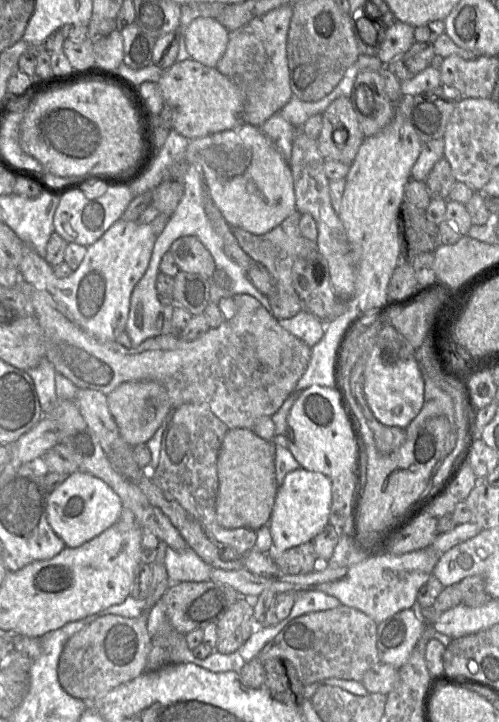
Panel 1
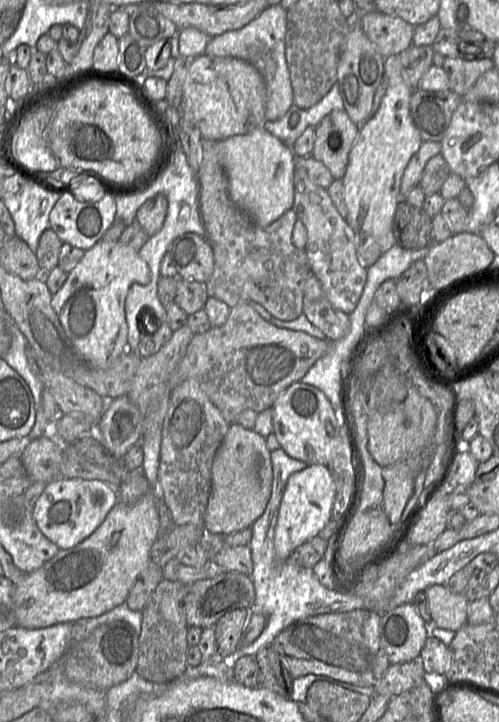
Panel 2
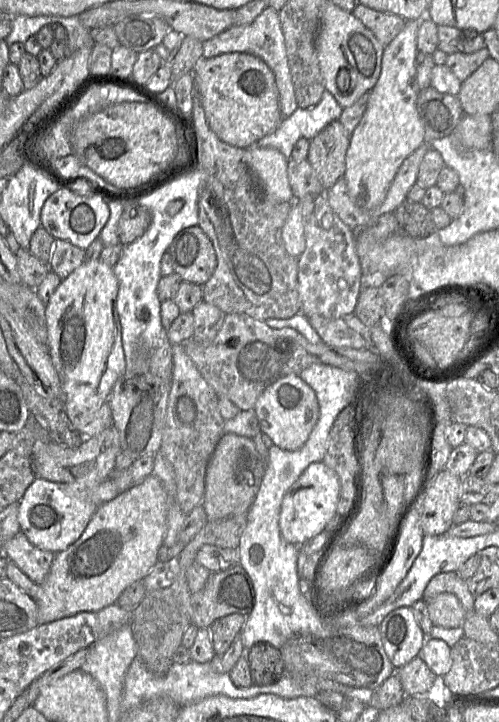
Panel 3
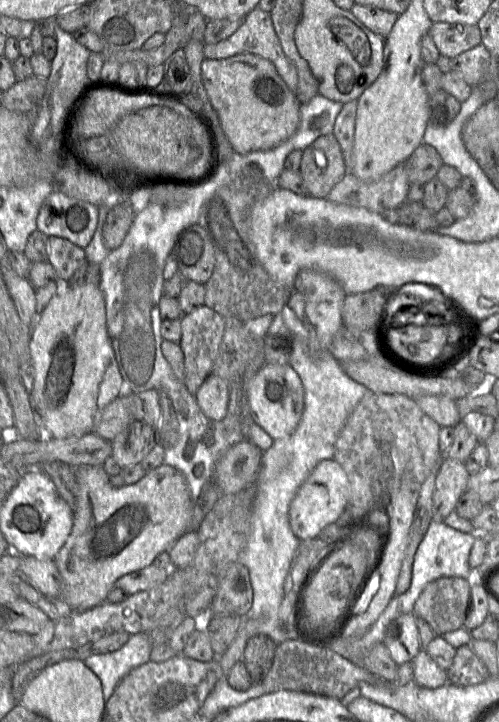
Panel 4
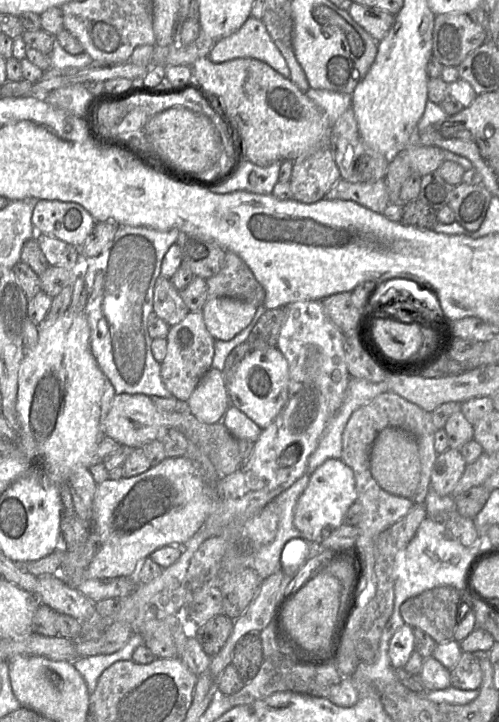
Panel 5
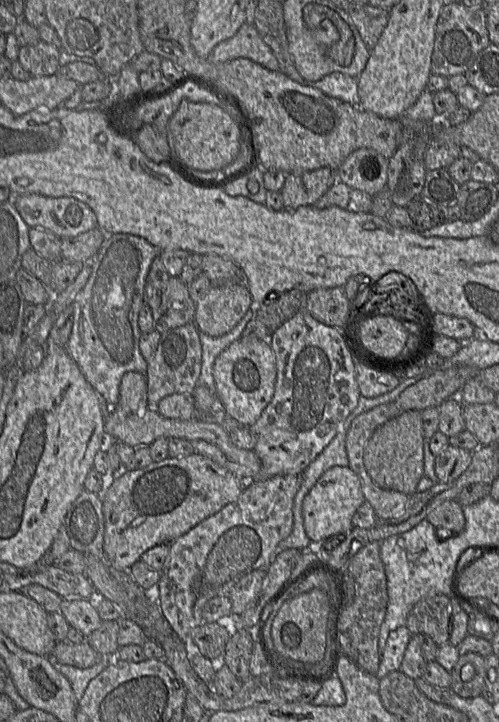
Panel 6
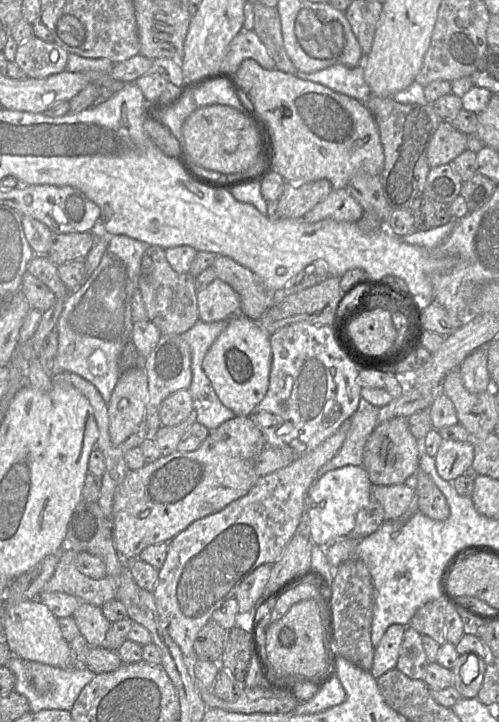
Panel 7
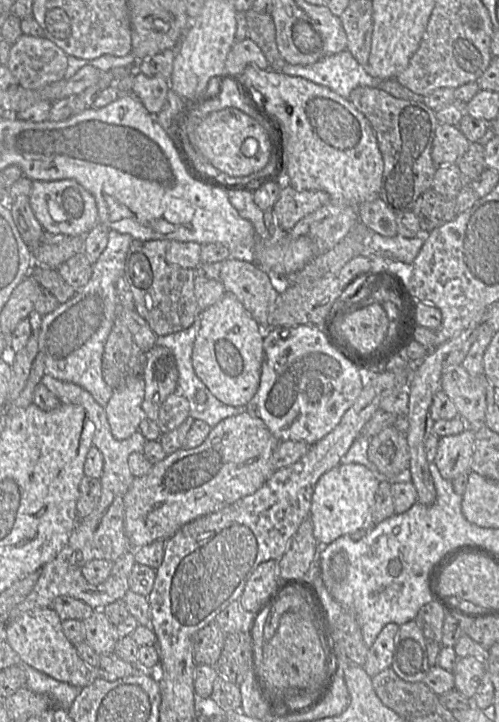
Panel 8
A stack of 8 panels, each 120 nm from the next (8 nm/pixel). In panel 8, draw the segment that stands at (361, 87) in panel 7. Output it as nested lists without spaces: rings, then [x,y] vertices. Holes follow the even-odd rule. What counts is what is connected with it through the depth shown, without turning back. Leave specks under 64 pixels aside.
[[[347,49],[310,65],[286,63],[281,72],[328,87],[347,100],[355,88],[360,86],[379,88],[379,83],[383,81],[369,75]]]

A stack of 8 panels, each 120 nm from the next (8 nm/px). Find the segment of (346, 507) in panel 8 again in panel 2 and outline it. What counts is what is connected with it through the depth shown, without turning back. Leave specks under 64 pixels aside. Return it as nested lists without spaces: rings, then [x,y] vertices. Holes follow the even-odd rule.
[[[308,465],[307,468],[290,476],[281,500],[274,532],[275,558],[278,563],[285,562],[298,546],[318,536],[331,519],[334,498],[335,483],[325,465]]]

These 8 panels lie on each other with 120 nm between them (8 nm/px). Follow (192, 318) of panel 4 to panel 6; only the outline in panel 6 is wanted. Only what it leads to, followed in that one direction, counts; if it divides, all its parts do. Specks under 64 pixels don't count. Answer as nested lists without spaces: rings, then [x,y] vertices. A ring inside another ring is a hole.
[[[195,322],[171,329],[163,334],[147,367],[147,408],[158,412],[159,401],[171,394],[192,394],[201,372],[202,346]]]

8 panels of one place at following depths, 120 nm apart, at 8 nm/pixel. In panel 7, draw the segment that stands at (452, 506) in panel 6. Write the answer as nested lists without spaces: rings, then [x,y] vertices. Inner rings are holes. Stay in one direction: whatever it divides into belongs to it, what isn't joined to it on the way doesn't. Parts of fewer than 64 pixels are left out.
[[[421,470],[417,473],[416,503],[418,511],[437,521],[445,521],[450,515],[447,500],[431,477]]]

